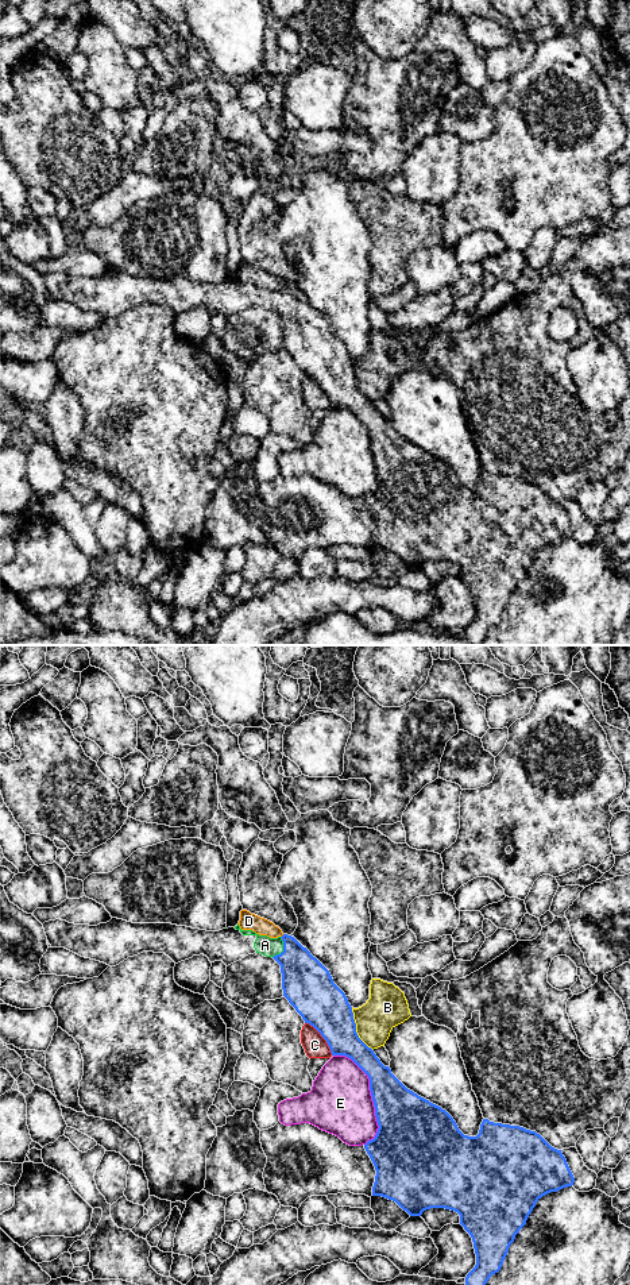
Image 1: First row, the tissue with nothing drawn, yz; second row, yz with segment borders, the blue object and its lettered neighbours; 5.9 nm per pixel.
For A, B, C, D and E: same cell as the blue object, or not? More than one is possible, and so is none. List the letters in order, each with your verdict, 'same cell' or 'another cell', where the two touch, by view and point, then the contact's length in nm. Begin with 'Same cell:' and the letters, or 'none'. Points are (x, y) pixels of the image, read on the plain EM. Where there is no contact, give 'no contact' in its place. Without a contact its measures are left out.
Same cell: A
A: same cell; meets blue in yz at (283, 301); contact 140 nm long
B: another cell; meets blue in yz at (355, 381); contact 300 nm long
C: another cell; meets blue in yz at (321, 388); contact 260 nm long
D: another cell; meets blue in yz at (282, 288); contact 30 nm long
E: another cell; meets blue in yz at (371, 447); contact 550 nm long

